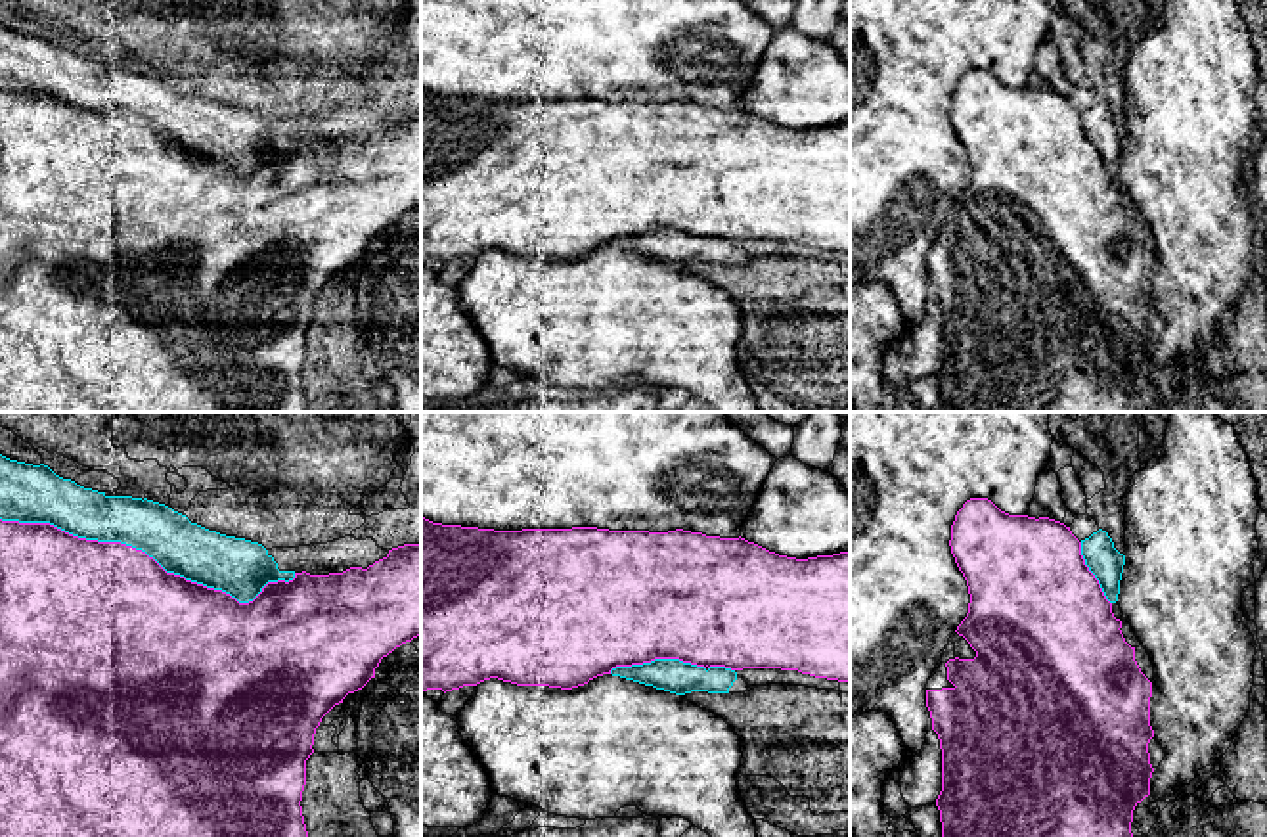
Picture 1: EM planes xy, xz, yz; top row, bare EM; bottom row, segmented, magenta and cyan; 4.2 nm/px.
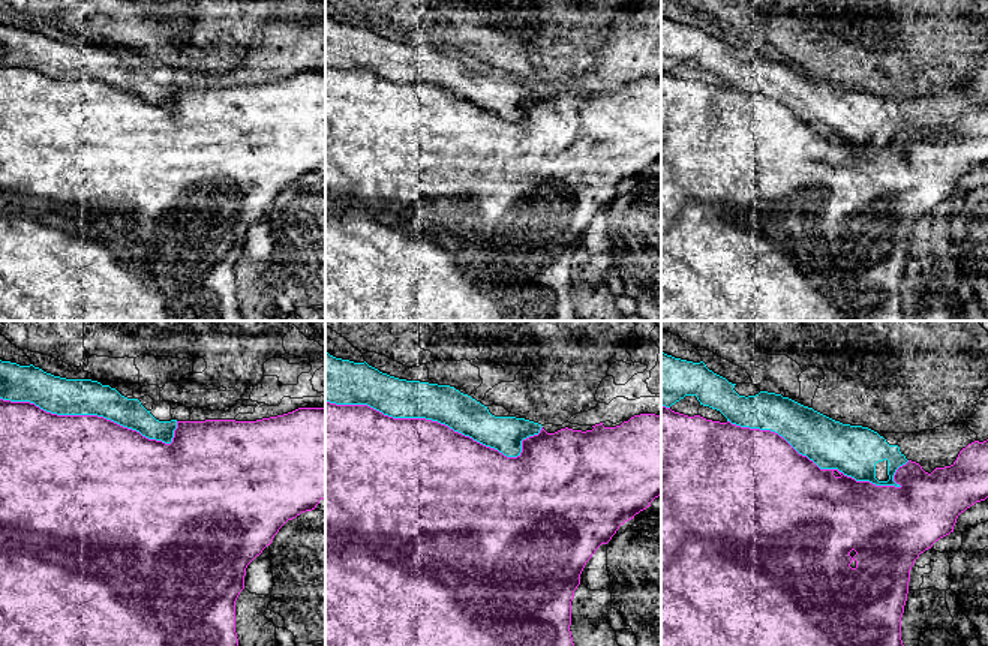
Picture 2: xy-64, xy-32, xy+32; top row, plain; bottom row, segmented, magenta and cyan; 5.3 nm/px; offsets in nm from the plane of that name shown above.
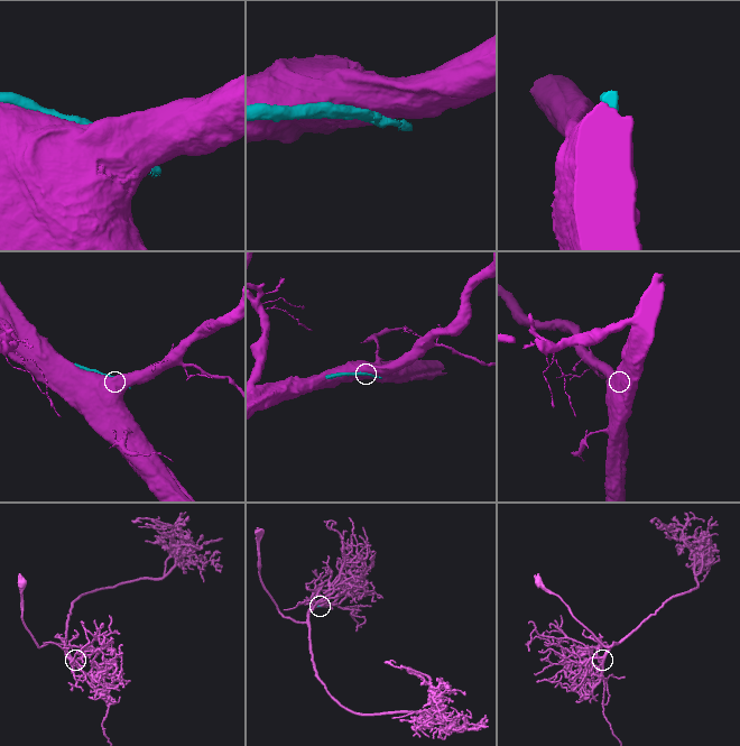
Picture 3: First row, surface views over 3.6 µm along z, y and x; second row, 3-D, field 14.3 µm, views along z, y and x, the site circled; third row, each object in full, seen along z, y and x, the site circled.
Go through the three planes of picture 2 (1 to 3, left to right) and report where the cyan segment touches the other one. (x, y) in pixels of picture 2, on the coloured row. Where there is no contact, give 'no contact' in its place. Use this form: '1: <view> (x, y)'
1: xy-64 (93, 415)
2: xy-32 (437, 421)
3: xy+32 (813, 462)

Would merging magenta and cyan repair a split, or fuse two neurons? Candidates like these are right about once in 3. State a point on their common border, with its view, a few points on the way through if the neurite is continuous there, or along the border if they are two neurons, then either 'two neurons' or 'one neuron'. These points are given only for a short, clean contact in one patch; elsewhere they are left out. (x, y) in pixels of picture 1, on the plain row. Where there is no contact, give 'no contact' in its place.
meets magenta in xy at (146, 125); two neurons

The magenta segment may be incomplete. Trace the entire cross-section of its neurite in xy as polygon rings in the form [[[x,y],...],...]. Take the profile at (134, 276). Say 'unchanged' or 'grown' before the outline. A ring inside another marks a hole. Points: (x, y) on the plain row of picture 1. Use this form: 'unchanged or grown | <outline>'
unchanged | [[[0,90],[0,412],[308,412],[300,372],[306,356],[306,331],[314,324],[316,299],[348,264],[362,260],[375,249],[375,239],[383,228],[417,207],[421,207],[421,115],[392,119],[367,140],[350,138],[329,146],[295,144],[293,151],[268,153],[253,172],[239,174],[222,161],[167,144],[153,128],[132,117],[78,109],[50,94]]]

